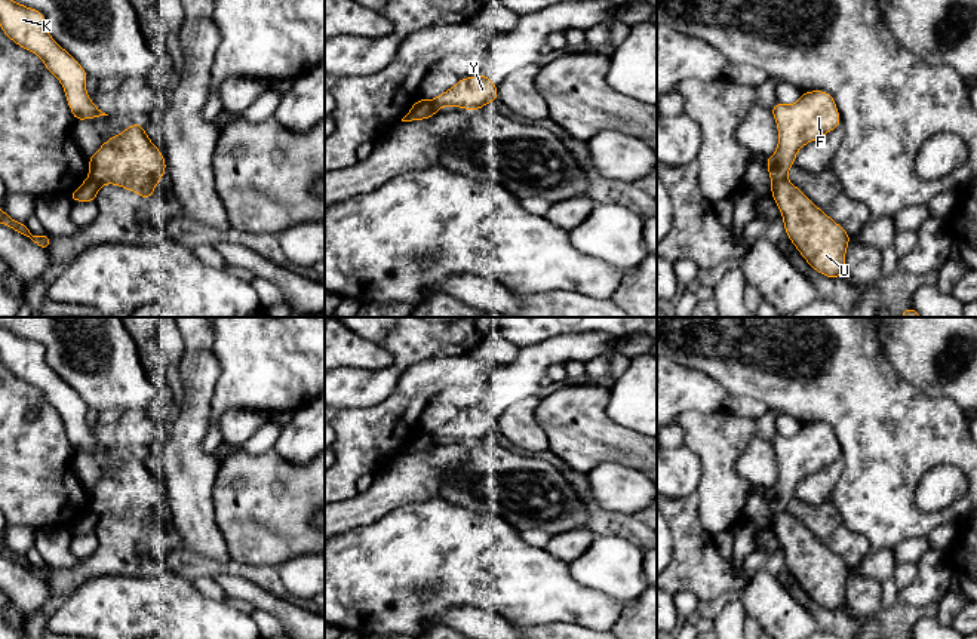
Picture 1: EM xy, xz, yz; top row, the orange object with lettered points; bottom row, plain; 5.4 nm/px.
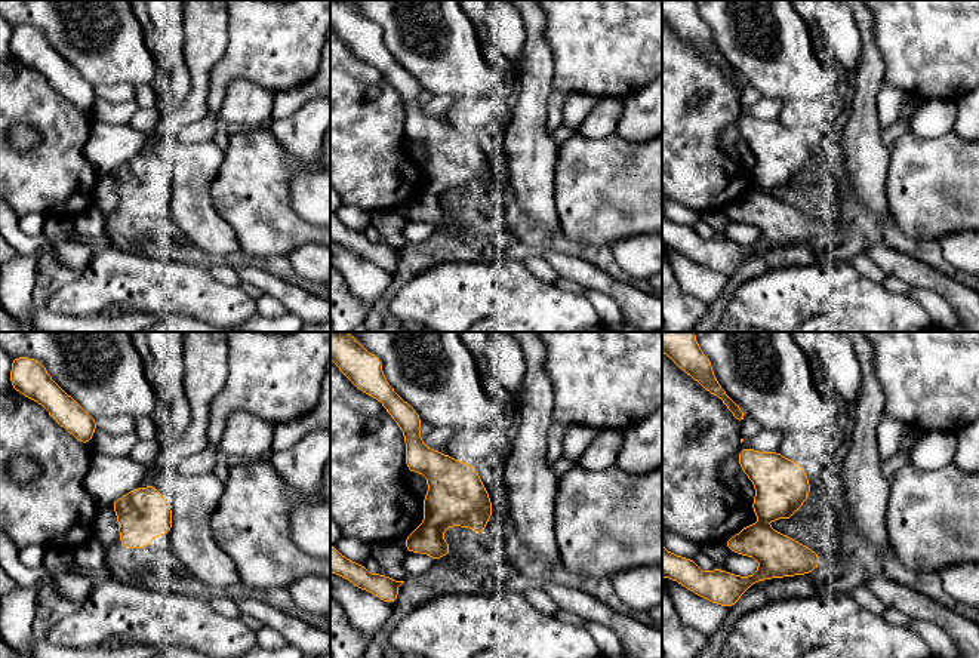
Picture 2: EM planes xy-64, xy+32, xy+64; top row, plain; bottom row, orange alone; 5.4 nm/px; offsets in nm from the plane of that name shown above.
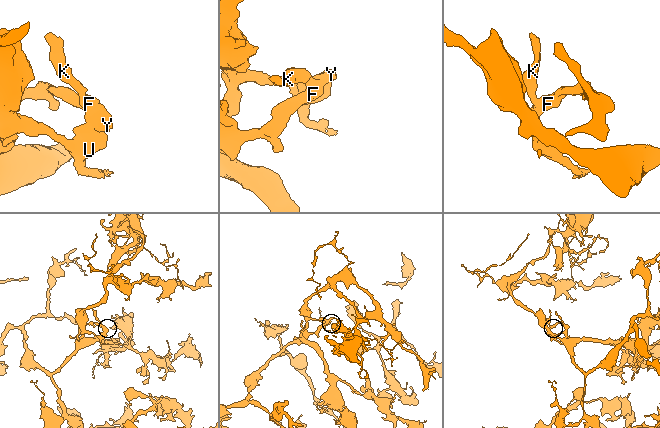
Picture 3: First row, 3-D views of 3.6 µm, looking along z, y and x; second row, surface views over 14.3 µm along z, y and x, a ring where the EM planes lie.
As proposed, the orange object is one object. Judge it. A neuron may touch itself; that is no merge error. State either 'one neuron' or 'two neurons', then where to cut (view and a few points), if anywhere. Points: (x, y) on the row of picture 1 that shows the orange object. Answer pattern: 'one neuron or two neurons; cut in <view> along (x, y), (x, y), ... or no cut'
two neurons; cut in yz along (785, 177), (773, 181)

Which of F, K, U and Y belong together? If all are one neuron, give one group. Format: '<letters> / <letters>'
F K Y / U

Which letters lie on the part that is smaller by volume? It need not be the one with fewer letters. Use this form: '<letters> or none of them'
F, K, Y

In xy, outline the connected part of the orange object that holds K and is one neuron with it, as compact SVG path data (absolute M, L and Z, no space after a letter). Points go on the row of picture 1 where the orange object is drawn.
M0 0L0 28L18 46L36 53L59 80L76 122L108 116L86 92L89 74L46 31L43 12L13 0Z

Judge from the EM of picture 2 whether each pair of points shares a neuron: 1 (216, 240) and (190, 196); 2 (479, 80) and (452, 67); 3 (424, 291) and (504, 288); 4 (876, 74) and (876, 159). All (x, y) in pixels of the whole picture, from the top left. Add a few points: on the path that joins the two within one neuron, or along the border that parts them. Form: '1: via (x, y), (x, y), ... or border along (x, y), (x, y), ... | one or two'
1: via (208, 230), (196, 218), (191, 206) | one
2: via (473, 76), (458, 68) | one
3: via (443, 291), (485, 288) | one
4: via (865, 95), (865, 138) | one

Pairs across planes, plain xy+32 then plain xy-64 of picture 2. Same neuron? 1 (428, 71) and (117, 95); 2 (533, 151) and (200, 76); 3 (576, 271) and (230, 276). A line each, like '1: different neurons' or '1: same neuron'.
1: different neurons
2: same neuron
3: different neurons

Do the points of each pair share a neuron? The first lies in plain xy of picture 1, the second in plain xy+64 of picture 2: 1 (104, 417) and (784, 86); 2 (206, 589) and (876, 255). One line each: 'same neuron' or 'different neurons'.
1: different neurons
2: different neurons

